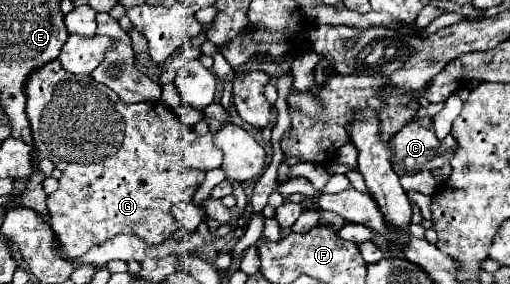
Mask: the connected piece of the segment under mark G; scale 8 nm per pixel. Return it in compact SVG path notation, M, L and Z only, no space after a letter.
M59 58L29 74L25 94L33 144L41 158L51 160L61 170L59 188L47 196L47 208L51 214L51 228L65 256L79 258L89 248L99 246L117 234L135 234L145 244L157 246L167 234L177 230L171 206L193 200L205 172L183 162L183 150L191 146L197 134L193 128L185 126L169 106L163 102L125 104L115 98L111 88L97 84L91 76L67 74L67 70L59 66Z

